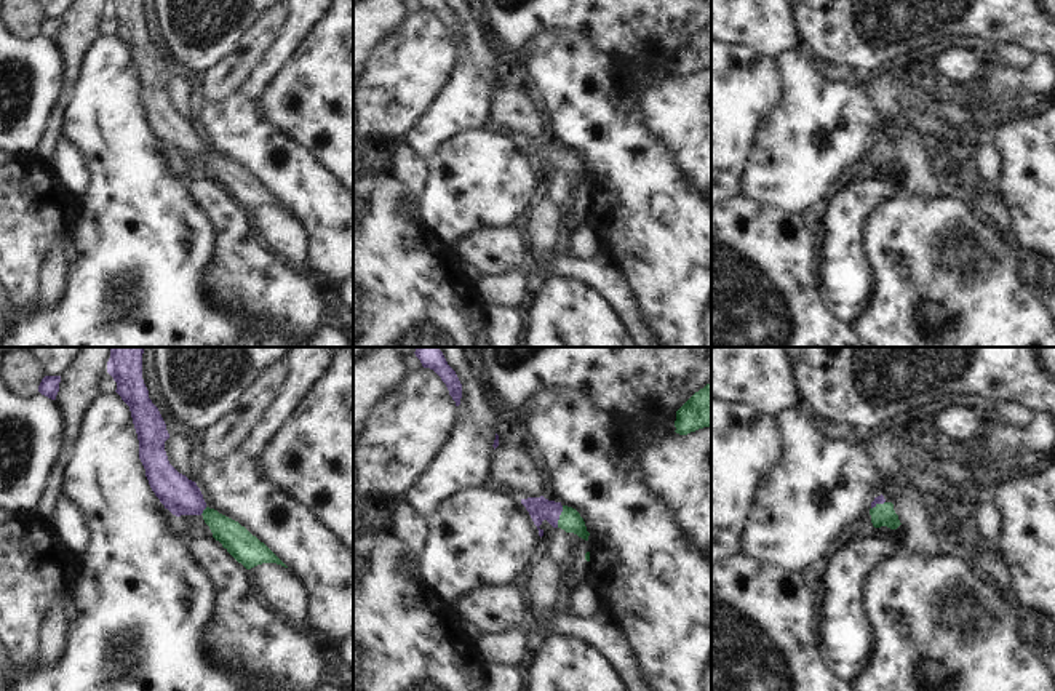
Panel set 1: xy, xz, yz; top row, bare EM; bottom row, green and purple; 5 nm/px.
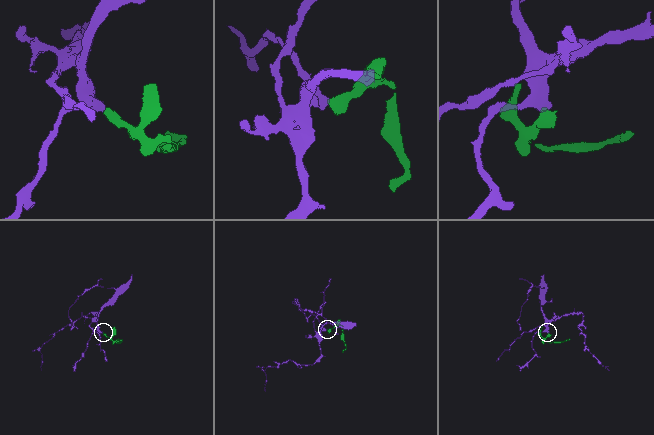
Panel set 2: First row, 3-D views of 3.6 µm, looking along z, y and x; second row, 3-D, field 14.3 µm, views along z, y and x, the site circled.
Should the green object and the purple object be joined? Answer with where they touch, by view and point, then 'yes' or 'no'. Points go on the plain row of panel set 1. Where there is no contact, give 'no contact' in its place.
contact xz (560, 159); yes

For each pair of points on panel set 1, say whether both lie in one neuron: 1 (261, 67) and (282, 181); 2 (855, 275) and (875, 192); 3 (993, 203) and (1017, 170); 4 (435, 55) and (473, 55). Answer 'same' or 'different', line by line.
1: same
2: same
3: different
4: different

